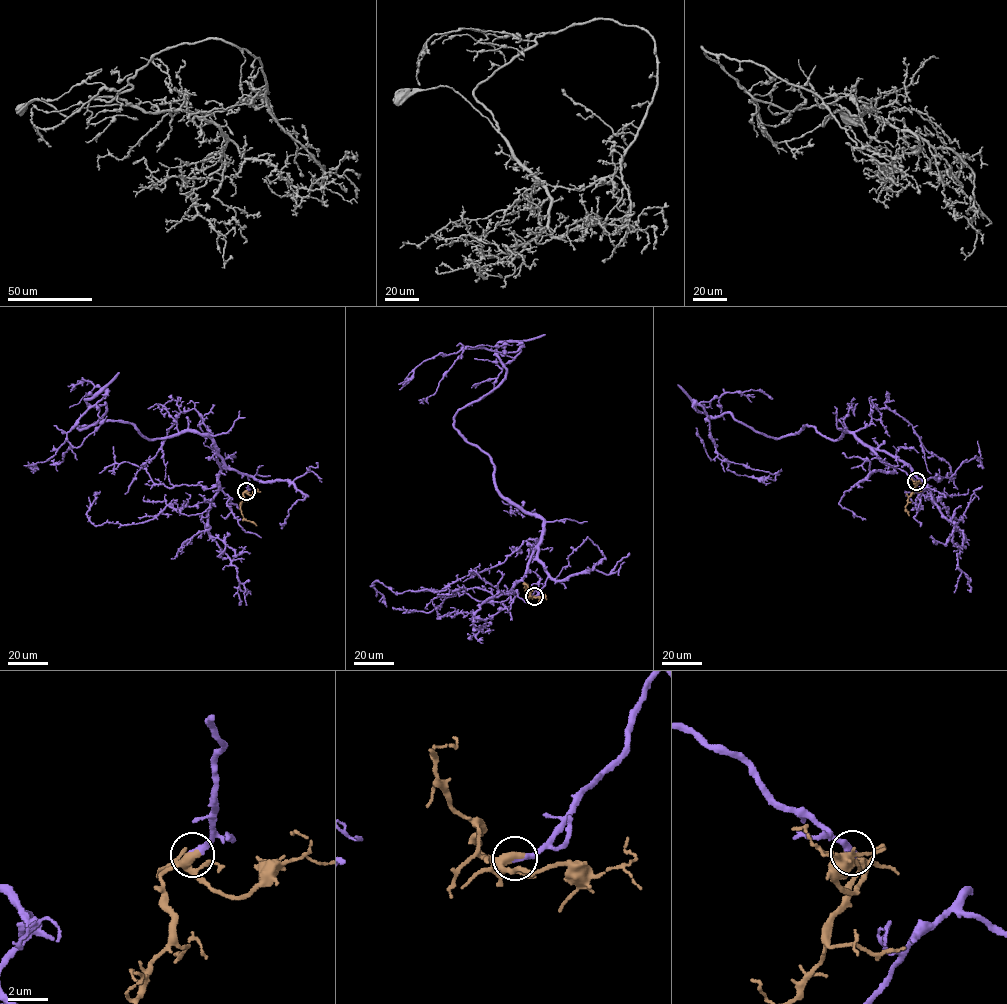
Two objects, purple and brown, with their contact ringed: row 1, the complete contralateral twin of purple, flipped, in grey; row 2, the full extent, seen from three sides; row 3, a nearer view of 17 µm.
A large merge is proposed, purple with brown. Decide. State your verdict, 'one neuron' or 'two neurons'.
one neuron

